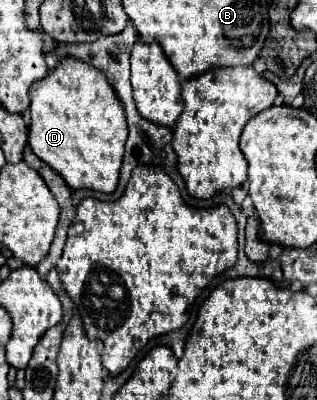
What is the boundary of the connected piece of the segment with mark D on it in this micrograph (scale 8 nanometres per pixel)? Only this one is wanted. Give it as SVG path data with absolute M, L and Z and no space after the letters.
M62 59L60 65L48 73L42 81L34 83L30 89L30 129L28 129L28 145L38 159L48 163L54 171L58 171L68 187L72 189L92 189L100 193L114 193L120 177L120 165L124 157L124 145L128 137L128 125L124 117L124 109L114 89L106 81L104 73L98 69L76 61Z

